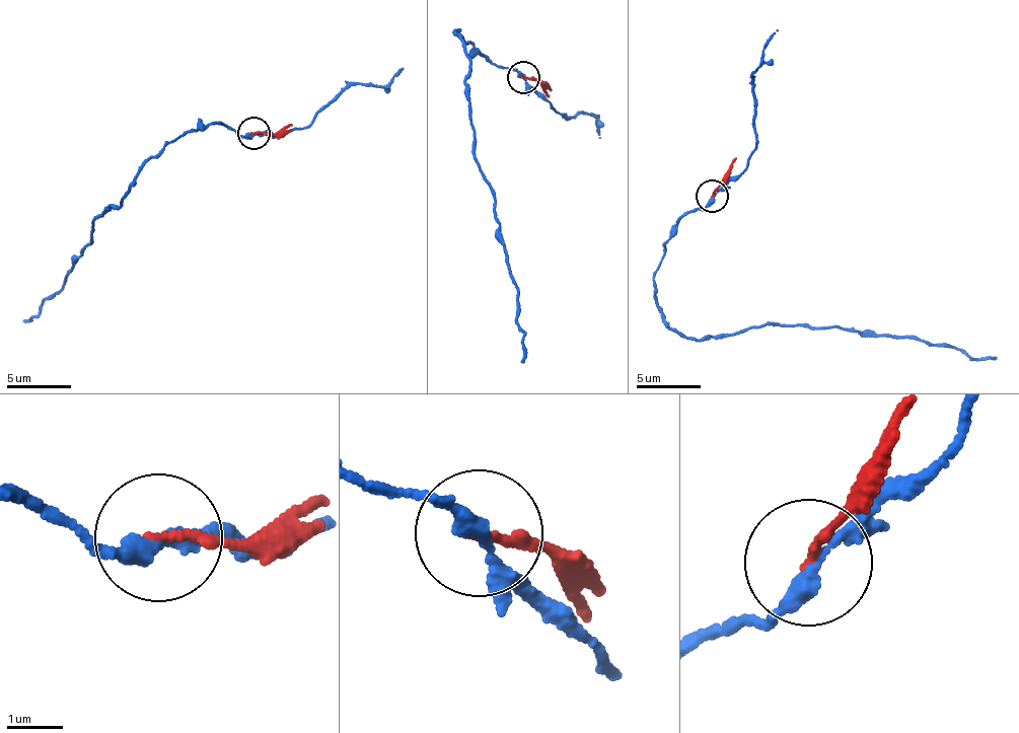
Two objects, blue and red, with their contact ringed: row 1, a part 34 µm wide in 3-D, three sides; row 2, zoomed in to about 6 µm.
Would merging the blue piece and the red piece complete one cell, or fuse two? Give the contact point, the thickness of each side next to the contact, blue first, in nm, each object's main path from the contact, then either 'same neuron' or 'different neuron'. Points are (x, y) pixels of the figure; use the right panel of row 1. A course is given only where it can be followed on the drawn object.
place (712, 196); calibres 260 and 150 nm; course blue (711, 196), (662, 246), (654, 281), (673, 328), (720, 340), (773, 322), (835, 327), (995, 359); course red (711, 196), (725, 184), (735, 158); different neuron

